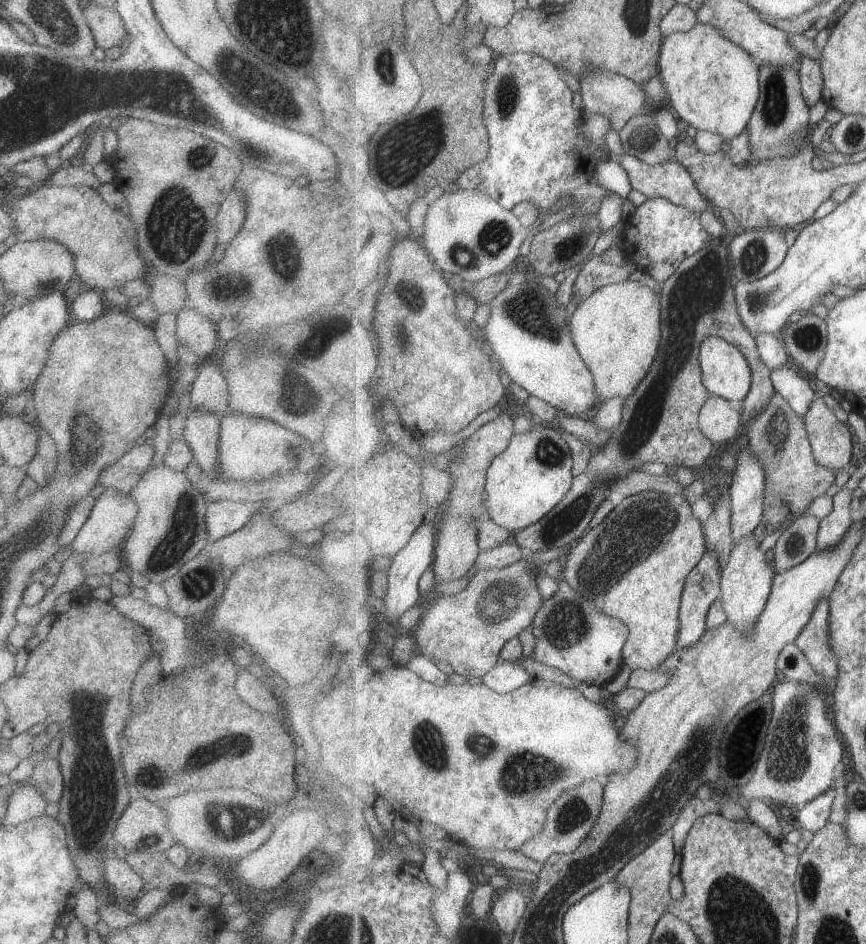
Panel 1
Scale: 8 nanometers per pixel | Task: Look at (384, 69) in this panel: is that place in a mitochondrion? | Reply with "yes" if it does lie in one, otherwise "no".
yes

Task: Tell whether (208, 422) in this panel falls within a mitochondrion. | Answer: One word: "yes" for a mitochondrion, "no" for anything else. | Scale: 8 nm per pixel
no

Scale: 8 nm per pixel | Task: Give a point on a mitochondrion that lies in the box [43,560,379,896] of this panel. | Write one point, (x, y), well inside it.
(228, 819)

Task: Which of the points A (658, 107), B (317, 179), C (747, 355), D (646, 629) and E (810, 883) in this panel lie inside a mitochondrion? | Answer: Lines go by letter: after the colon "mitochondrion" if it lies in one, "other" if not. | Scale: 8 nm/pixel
A: other
B: other
C: other
D: other
E: mitochondrion

